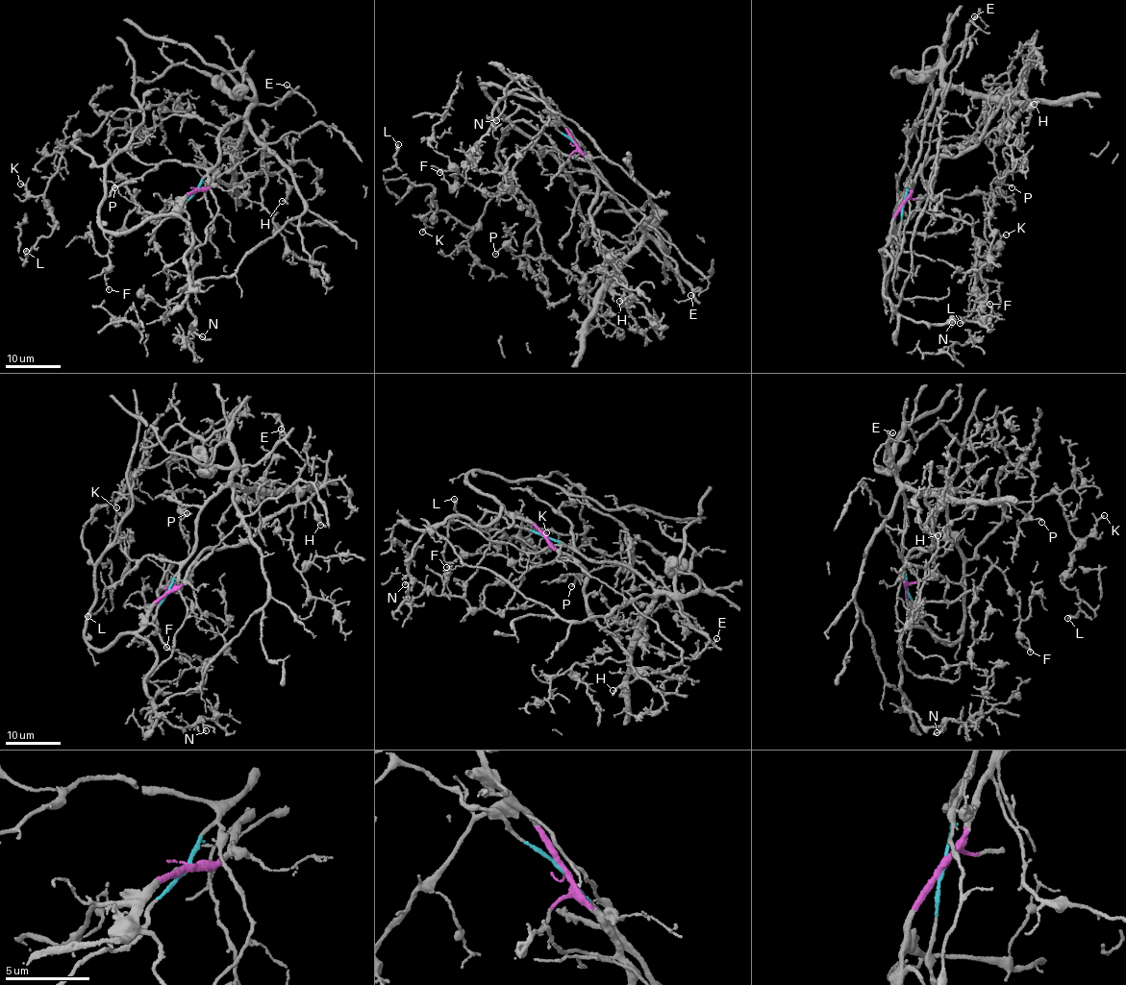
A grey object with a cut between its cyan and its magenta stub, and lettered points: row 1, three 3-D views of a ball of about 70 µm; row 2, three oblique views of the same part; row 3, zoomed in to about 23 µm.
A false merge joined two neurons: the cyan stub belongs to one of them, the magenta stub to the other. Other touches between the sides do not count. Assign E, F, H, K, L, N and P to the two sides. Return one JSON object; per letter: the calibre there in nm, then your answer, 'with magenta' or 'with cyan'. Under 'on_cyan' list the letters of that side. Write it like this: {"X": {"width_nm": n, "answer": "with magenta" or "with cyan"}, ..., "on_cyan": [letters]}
{"E": {"width_nm": 100, "answer": "with cyan"}, "F": {"width_nm": 130, "answer": "with magenta"}, "H": {"width_nm": 140, "answer": "with magenta"}, "K": {"width_nm": 200, "answer": "with magenta"}, "L": {"width_nm": 300, "answer": "with magenta"}, "N": {"width_nm": 120, "answer": "with magenta"}, "P": {"width_nm": 110, "answer": "with magenta"}, "on_cyan": ["E"]}

